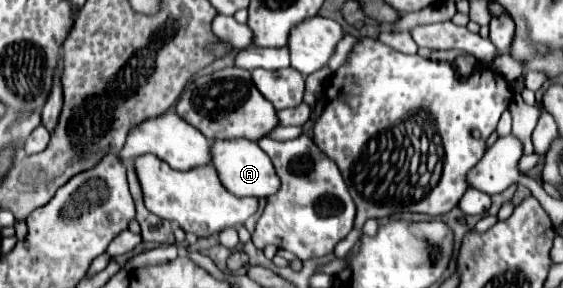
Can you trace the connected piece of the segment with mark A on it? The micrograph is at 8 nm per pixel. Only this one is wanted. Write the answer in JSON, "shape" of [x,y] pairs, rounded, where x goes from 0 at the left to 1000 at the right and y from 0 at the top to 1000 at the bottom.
{"shape":[[[439,483],[414,490],[378,490],[378,580],[389,594],[400,656],[425,684],[478,684],[496,663],[499,622],[492,622],[481,552],[464,524],[464,510]]]}

